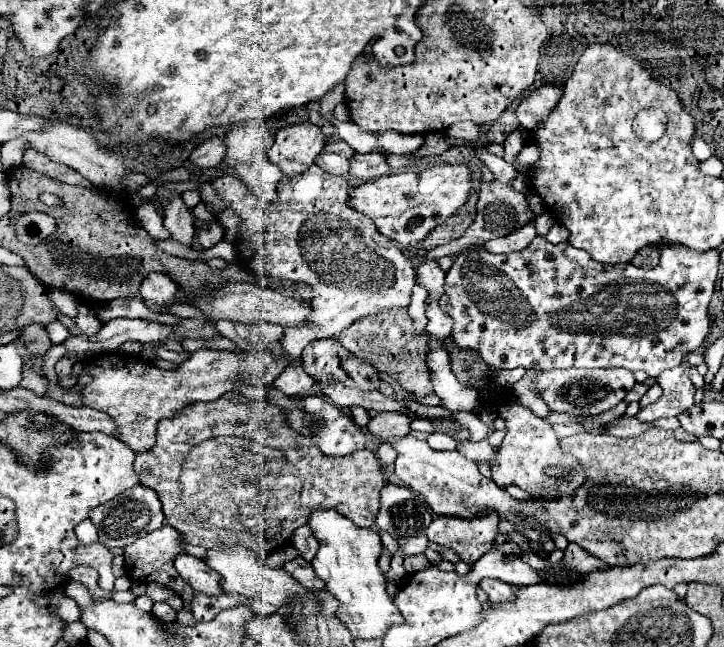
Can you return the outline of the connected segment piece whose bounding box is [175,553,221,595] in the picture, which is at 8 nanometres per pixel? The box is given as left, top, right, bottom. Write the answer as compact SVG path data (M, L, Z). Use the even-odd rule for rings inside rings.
M187 553L177 555L175 569L187 583L191 583L195 591L203 591L205 595L215 595L215 591L221 591L219 575L215 575L215 571L211 571L211 567L203 563L203 559L197 559Z

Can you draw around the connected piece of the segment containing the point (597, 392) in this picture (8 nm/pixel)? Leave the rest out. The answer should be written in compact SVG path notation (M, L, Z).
M609 367L609 369L561 369L561 371L545 371L537 379L537 391L543 395L545 403L551 407L551 411L563 411L563 413L575 413L575 415L599 415L603 411L609 411L619 401L625 399L625 395L635 385L635 377L631 371L625 371L623 367Z

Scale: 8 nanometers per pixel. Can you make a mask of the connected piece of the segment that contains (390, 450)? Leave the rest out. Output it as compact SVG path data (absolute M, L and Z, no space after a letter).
M382 443L378 448L377 456L382 465L389 465L395 461L397 452L389 443Z

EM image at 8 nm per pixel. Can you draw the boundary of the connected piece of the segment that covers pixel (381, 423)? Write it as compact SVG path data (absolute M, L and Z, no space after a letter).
M381 411L375 417L371 417L367 429L373 435L383 435L383 439L387 439L395 435L407 435L411 431L411 421L413 421L413 415L409 413Z

